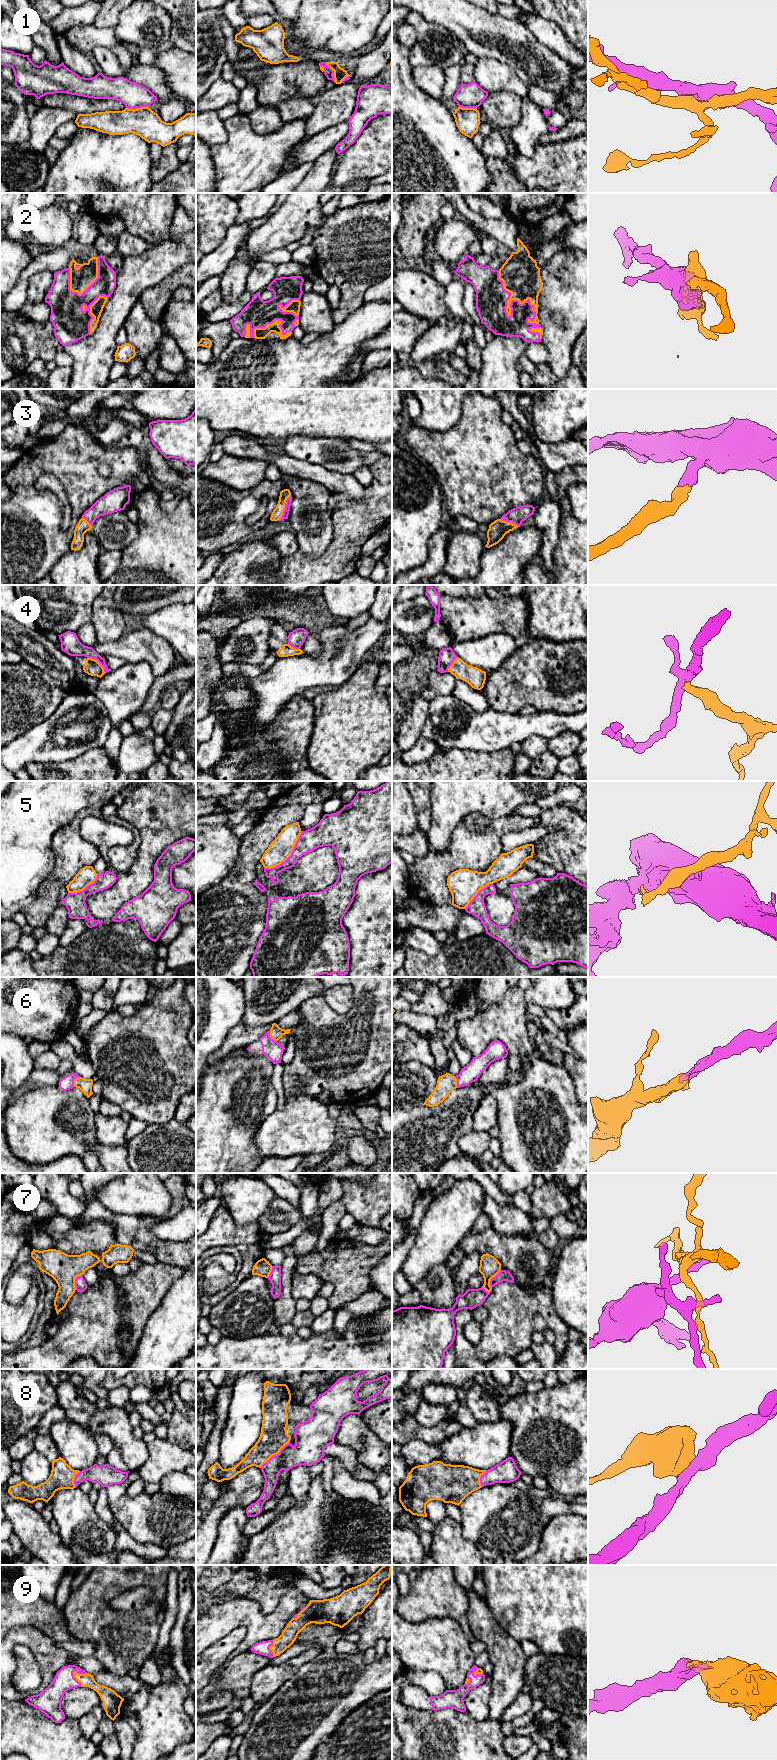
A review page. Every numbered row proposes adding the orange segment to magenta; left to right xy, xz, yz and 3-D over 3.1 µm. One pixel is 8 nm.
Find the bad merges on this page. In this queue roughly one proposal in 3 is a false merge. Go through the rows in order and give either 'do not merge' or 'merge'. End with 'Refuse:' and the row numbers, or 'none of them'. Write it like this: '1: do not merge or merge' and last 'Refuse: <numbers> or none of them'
1: do not merge
2: merge
3: merge
4: do not merge
5: do not merge
6: merge
7: do not merge
8: merge
9: merge
Refuse: 1, 4, 5, 7

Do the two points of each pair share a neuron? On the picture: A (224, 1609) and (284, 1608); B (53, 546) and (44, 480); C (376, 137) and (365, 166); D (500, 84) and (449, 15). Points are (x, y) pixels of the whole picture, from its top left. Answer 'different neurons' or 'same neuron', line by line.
A: same neuron
B: different neurons
C: same neuron
D: different neurons

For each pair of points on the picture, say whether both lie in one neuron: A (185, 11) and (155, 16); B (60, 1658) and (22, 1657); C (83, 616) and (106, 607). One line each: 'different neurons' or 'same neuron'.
A: different neurons
B: different neurons
C: different neurons

